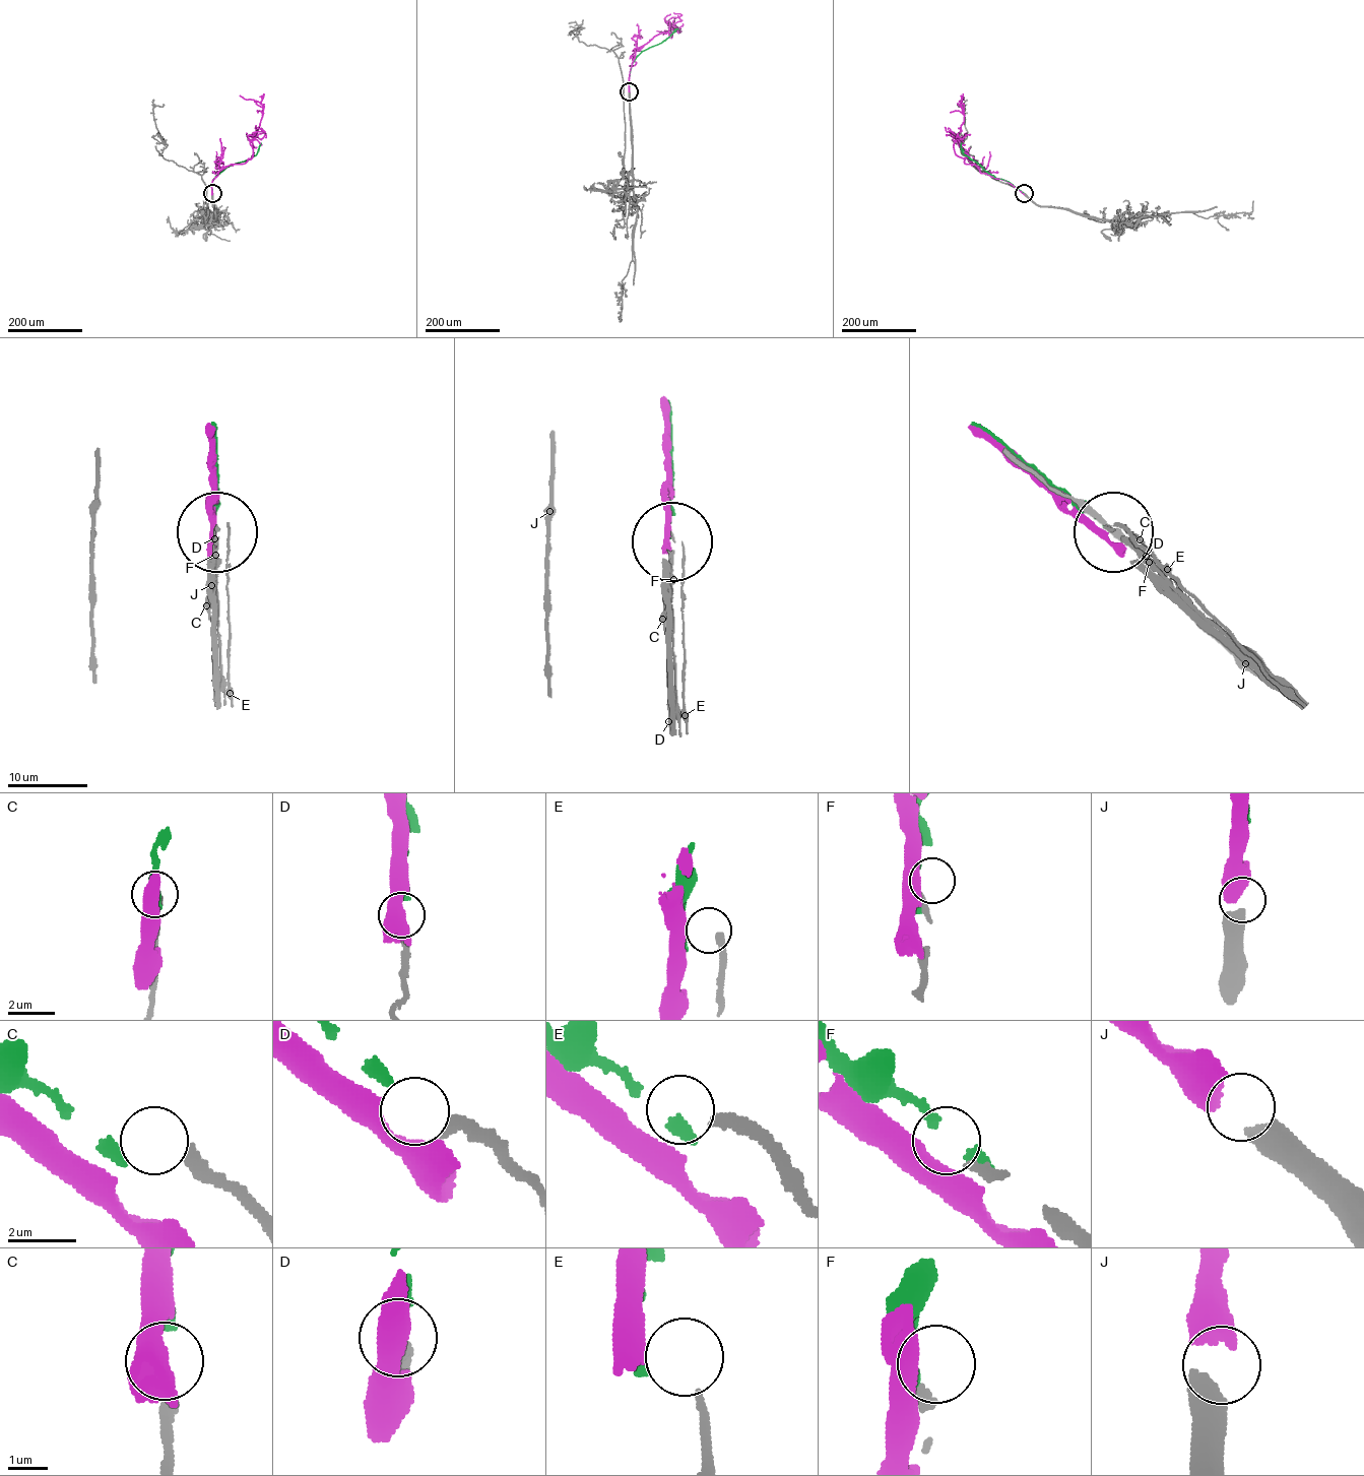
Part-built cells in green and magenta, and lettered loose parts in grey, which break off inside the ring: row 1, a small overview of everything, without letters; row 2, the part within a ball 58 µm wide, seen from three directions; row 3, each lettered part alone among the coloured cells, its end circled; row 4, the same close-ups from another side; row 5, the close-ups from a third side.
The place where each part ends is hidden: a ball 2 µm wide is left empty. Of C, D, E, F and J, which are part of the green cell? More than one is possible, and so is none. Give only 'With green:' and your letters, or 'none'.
With green: D

